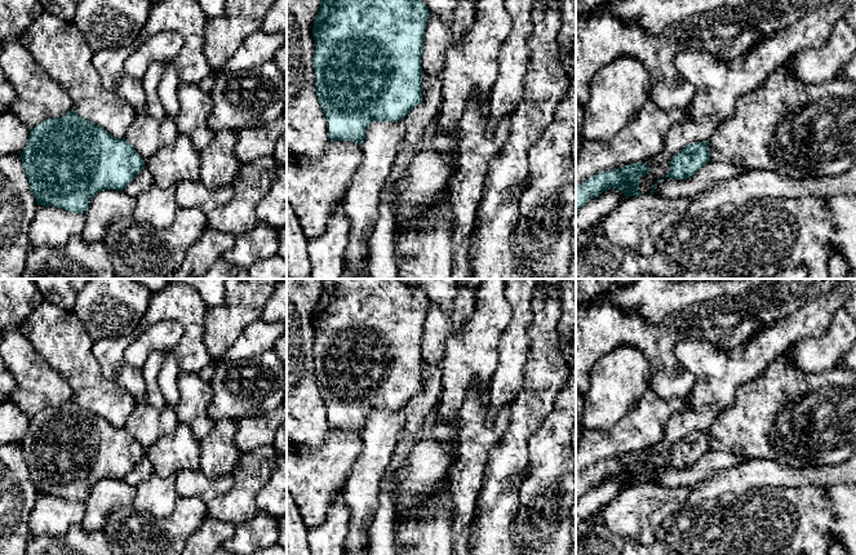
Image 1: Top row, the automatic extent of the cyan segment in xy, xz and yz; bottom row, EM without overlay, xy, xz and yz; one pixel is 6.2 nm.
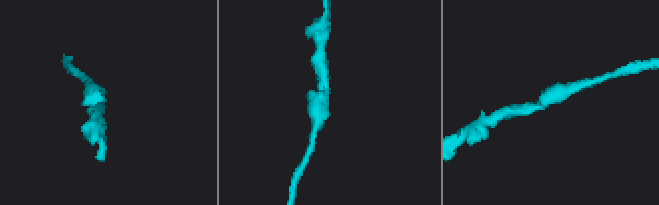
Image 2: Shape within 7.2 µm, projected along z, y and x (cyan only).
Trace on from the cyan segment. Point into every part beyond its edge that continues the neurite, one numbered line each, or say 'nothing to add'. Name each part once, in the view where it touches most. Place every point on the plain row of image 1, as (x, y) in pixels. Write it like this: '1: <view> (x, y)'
1: yz (712, 462)

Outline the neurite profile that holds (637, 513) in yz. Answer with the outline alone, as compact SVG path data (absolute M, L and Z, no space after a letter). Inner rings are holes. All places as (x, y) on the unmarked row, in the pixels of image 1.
M631 485L600 507L598 514L613 533L648 545L664 520L683 509L687 496L688 487Z

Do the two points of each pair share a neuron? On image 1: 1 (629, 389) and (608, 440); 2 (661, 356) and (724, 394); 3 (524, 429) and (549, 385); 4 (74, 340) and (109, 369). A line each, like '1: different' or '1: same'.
1: different
2: different
3: same
4: different

